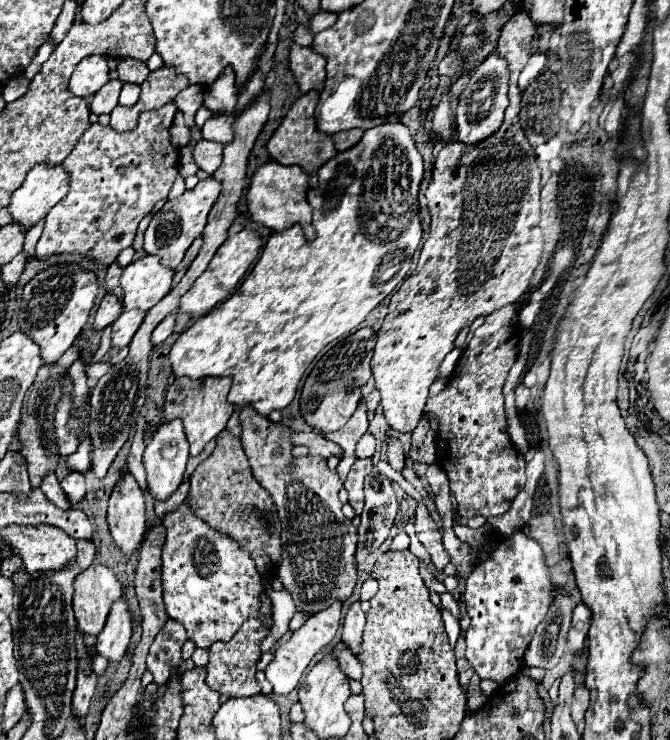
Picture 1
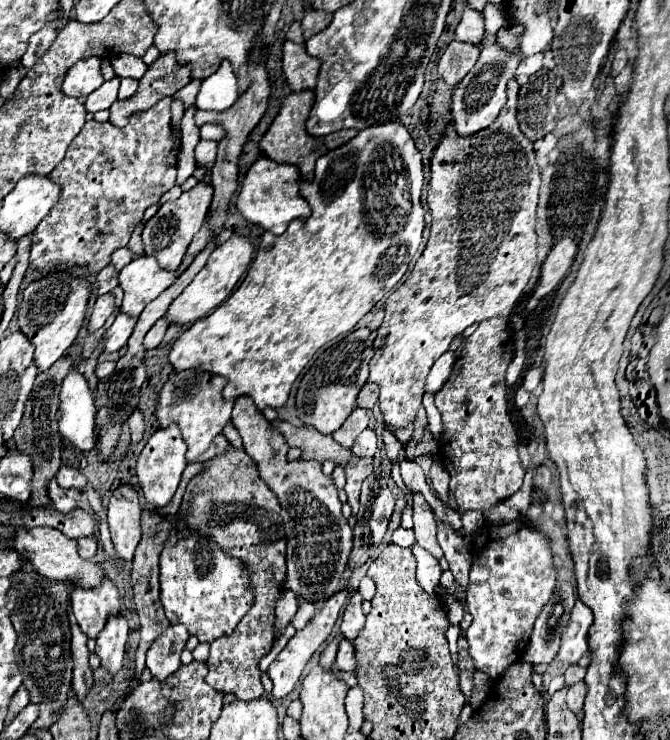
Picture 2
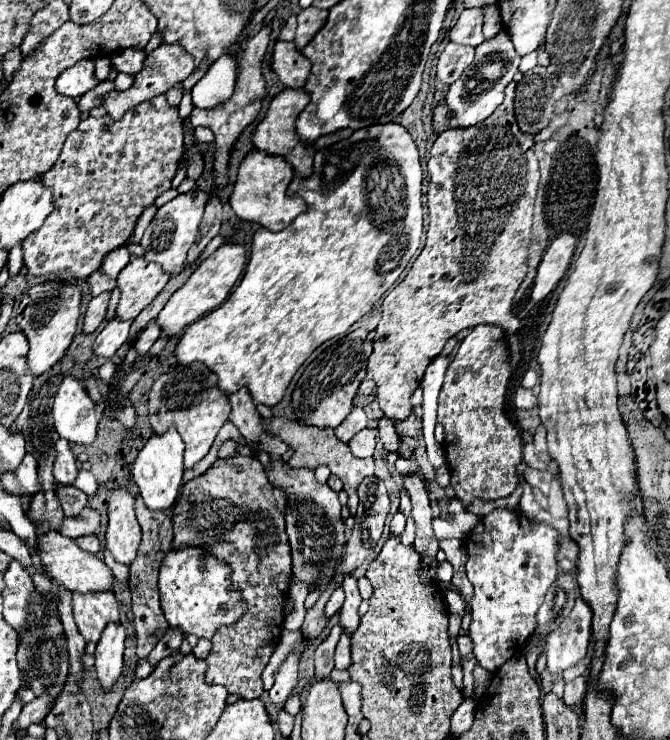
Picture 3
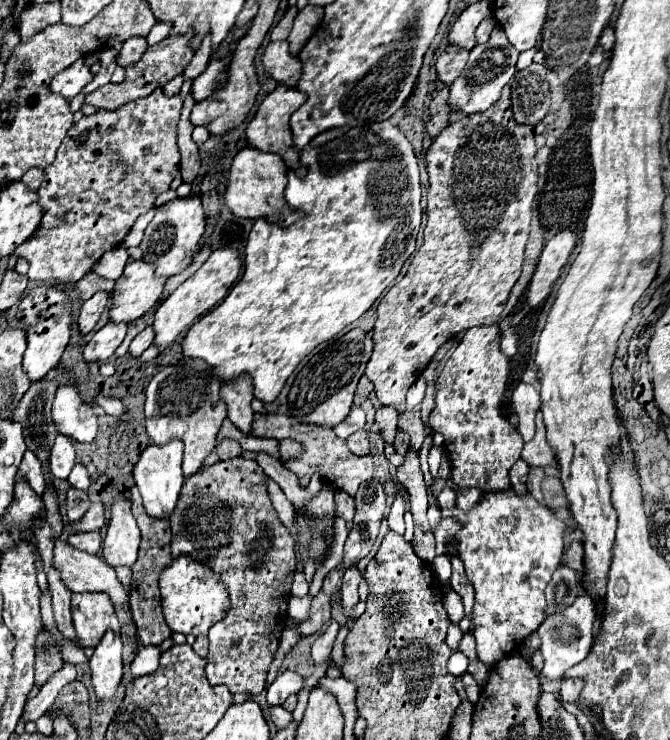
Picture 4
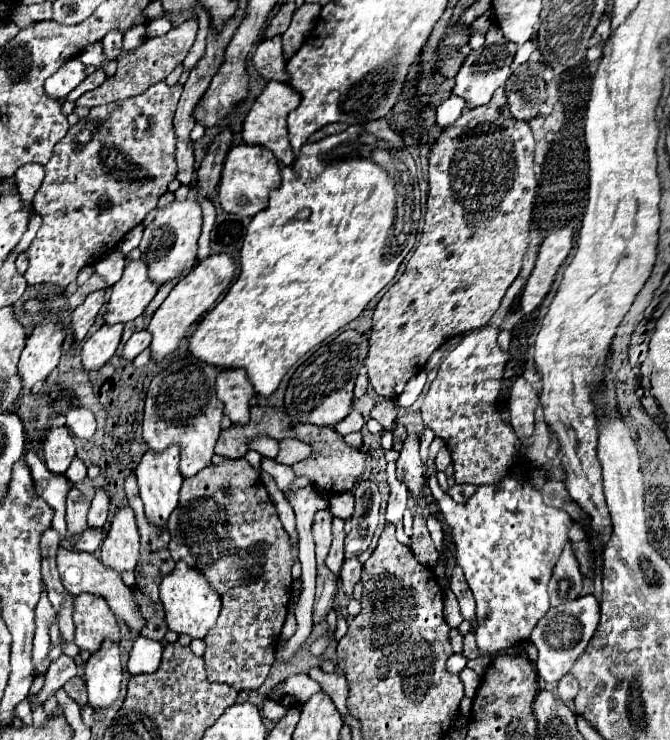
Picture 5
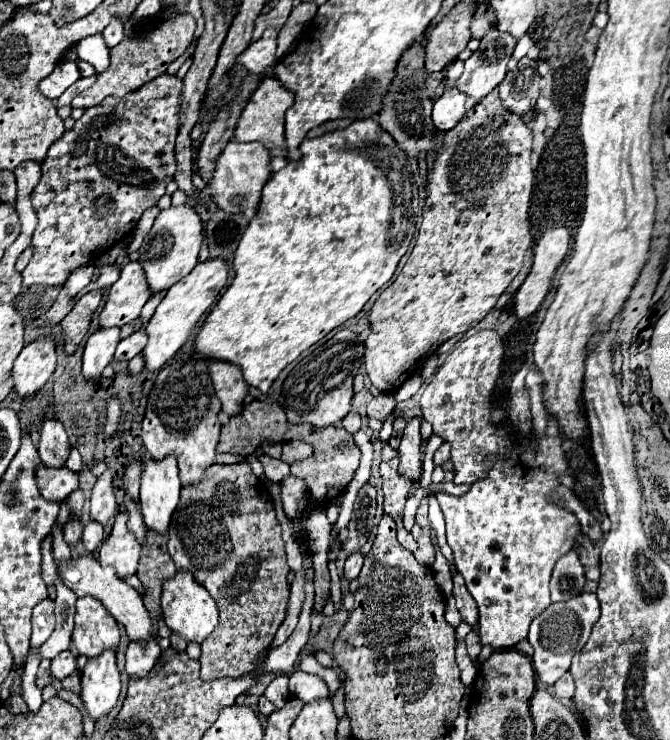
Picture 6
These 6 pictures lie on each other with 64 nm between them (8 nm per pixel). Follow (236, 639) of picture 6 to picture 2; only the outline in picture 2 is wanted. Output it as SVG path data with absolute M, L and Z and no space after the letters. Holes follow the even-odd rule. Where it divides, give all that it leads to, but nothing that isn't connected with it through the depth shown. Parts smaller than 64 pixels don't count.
M230 446L222 456L208 460L204 470L188 482L176 522L180 538L206 534L226 554L242 560L244 570L248 572L248 588L254 592L254 604L232 634L220 636L212 642L210 658L206 662L206 682L212 688L222 690L224 694L234 694L240 700L260 698L264 694L264 686L260 682L262 672L258 664L276 640L274 606L278 596L284 592L286 580L286 540L276 494L272 494L268 484L260 480L252 458L244 450Z

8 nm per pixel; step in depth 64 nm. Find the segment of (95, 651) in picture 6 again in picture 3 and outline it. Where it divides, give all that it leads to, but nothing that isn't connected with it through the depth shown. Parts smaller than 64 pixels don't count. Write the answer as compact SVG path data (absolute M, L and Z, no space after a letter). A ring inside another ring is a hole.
M114 592L72 594L74 620L86 642L98 642L108 622L118 622L118 604Z

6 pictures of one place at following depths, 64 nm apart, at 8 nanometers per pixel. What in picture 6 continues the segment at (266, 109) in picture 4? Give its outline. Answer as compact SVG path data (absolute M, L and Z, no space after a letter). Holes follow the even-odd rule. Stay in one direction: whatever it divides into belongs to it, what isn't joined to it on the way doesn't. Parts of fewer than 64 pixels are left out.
M266 76L260 86L252 92L248 104L244 106L238 124L236 124L236 140L240 142L260 142L264 144L264 148L268 148L268 152L272 156L286 156L286 142L284 142L284 112L292 106L294 102L294 94L288 92L286 88L282 88L282 84L272 78Z

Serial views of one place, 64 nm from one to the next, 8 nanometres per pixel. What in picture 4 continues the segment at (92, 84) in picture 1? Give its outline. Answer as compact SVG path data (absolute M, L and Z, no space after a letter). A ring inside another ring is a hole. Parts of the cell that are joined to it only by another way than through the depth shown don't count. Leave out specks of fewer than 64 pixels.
M76 60L76 64L68 66L64 72L58 72L54 78L52 78L52 92L54 94L60 94L64 96L66 100L72 100L84 84L88 84L92 80L92 74L90 74L90 68L84 64L84 60Z

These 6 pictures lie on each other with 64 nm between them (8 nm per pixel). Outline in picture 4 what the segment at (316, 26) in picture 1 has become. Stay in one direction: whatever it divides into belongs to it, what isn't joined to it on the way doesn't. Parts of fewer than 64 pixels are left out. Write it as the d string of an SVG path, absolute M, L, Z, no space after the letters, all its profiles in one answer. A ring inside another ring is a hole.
M308 4L306 8L302 8L298 12L298 16L294 18L294 26L290 30L290 36L286 38L292 54L298 54L304 48L304 44L308 42L308 38L312 36L316 26L320 24L322 16L324 16L324 8L322 6L312 6L312 4Z

